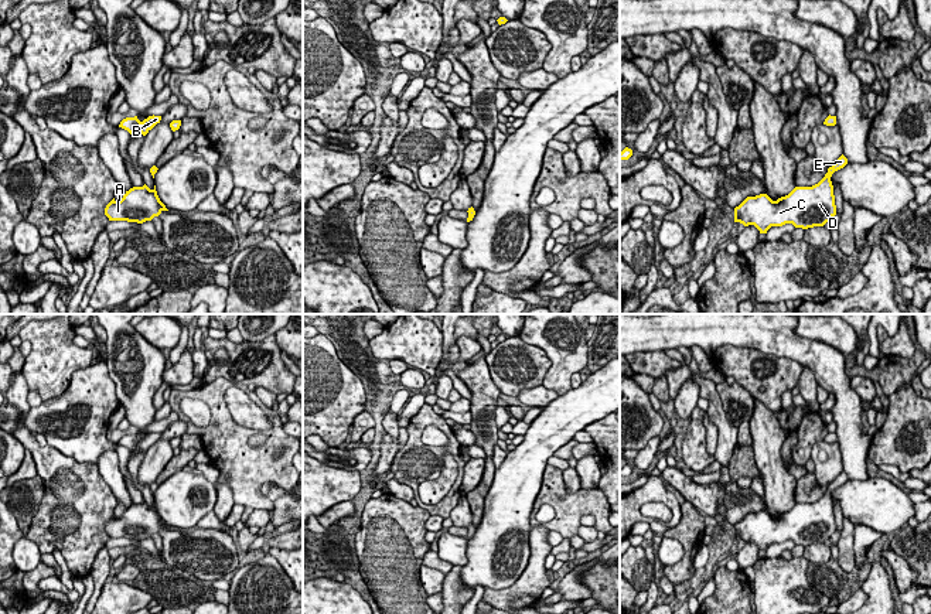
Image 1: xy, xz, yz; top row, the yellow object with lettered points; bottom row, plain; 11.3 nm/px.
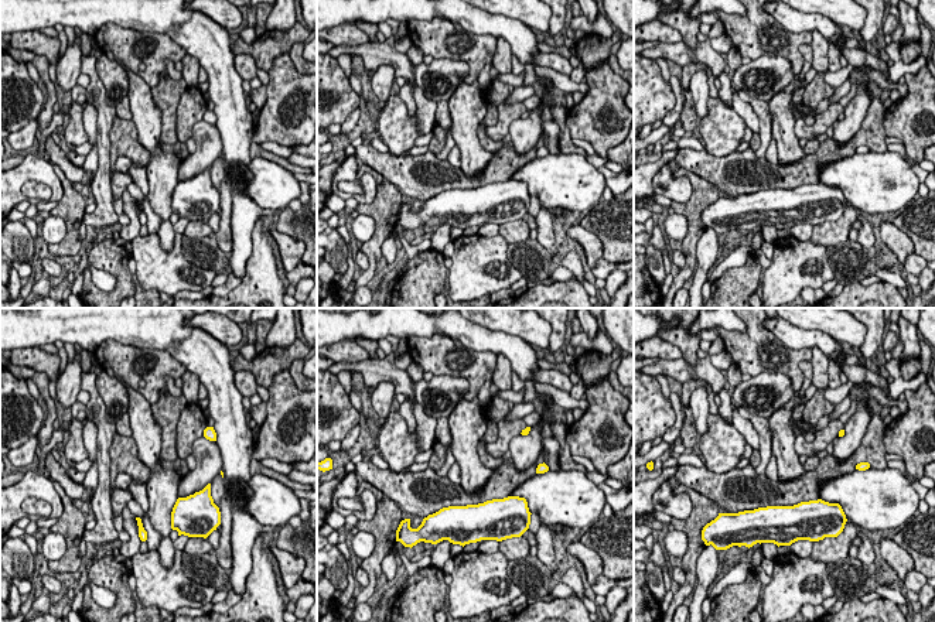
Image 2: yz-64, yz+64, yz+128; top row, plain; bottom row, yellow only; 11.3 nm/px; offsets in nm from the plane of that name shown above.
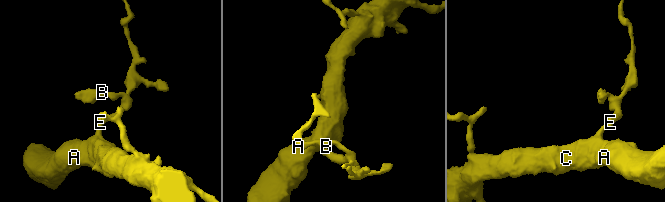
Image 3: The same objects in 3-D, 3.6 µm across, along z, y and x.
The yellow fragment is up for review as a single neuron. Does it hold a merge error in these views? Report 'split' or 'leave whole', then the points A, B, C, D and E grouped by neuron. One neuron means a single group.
leave whole; A B C D E

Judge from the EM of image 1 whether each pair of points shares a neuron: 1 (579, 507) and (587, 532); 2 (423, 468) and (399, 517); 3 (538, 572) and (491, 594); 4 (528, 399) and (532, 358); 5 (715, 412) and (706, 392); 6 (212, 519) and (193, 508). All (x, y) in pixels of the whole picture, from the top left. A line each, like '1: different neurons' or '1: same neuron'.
1: different neurons
2: different neurons
3: same neuron
4: different neurons
5: same neuron
6: different neurons

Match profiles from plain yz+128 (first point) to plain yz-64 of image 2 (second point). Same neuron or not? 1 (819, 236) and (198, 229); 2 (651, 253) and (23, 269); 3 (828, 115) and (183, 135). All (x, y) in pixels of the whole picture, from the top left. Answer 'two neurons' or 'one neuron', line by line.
1: one neuron
2: two neurons
3: one neuron

